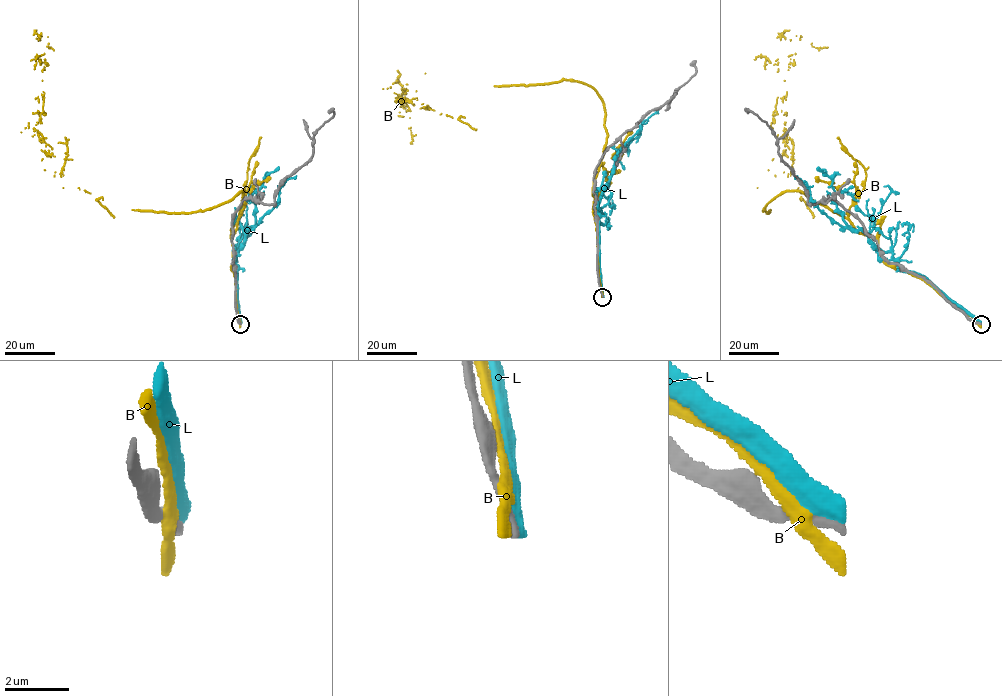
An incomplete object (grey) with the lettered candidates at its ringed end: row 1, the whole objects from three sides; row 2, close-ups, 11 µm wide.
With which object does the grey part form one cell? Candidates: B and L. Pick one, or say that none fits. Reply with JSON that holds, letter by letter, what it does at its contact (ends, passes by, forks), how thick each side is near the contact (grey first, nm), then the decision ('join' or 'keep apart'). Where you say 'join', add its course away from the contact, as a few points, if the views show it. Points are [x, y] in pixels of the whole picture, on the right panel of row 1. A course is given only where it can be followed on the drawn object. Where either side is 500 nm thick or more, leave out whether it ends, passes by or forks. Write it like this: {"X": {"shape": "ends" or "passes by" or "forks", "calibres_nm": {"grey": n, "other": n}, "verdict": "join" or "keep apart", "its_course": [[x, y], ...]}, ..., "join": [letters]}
{"B": {"shape": "passes by", "calibres_nm": {"grey": 280, "other": 380}, "verdict": "keep apart"}, "L": {"calibres_nm": {"grey": 360, "other": 650}, "verdict": "keep apart"}, "join": []}

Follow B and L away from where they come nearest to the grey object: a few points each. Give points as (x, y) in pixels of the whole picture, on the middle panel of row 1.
B: (601, 293), (593, 192), (607, 132), (603, 101), (590, 86), (495, 86), (441, 114), (400, 97), (412, 144)
L: (602, 295), (596, 210), (599, 199), (621, 147), (643, 122), (658, 113)

